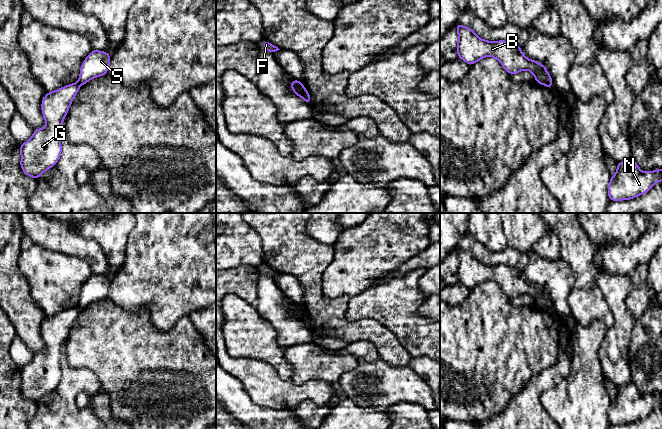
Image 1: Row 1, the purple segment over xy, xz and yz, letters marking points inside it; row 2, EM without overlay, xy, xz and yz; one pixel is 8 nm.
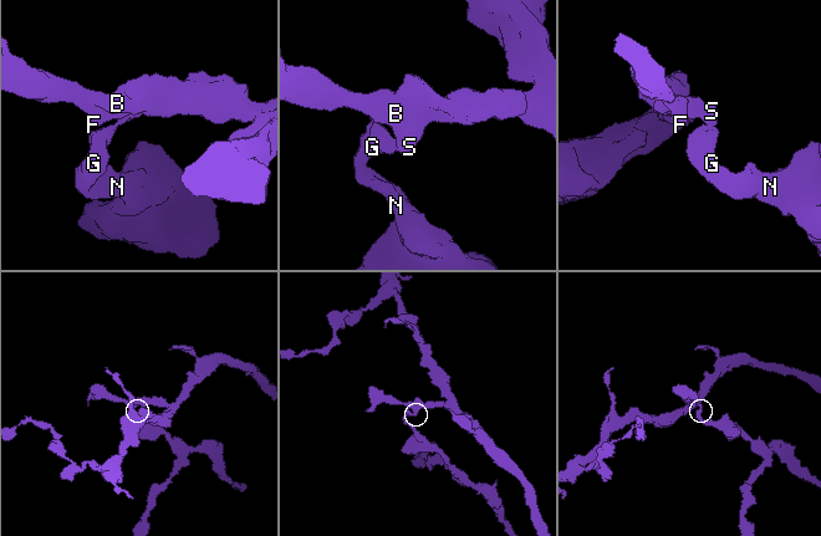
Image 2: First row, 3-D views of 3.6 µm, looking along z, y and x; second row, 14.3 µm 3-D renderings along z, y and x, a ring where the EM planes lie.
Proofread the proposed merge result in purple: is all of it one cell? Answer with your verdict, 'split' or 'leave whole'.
split

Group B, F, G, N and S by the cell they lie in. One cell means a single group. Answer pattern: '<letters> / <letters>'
B F S / G N

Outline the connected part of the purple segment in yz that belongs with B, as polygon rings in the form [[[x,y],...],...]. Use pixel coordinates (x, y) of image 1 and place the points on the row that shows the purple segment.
[[[459,23],[455,26],[458,33],[457,56],[469,66],[490,56],[497,59],[510,75],[528,70],[534,75],[535,82],[552,85],[547,68],[536,60],[528,59],[516,43],[505,40],[491,42],[478,37],[471,28]]]

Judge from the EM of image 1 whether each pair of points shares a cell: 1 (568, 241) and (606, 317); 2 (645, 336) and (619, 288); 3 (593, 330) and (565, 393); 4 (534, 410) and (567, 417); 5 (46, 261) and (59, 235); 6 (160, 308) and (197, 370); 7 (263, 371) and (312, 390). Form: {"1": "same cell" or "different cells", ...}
{"1": "same cell", "2": "different cells", "3": "same cell", "4": "different cells", "5": "different cells", "6": "different cells", "7": "same cell"}

